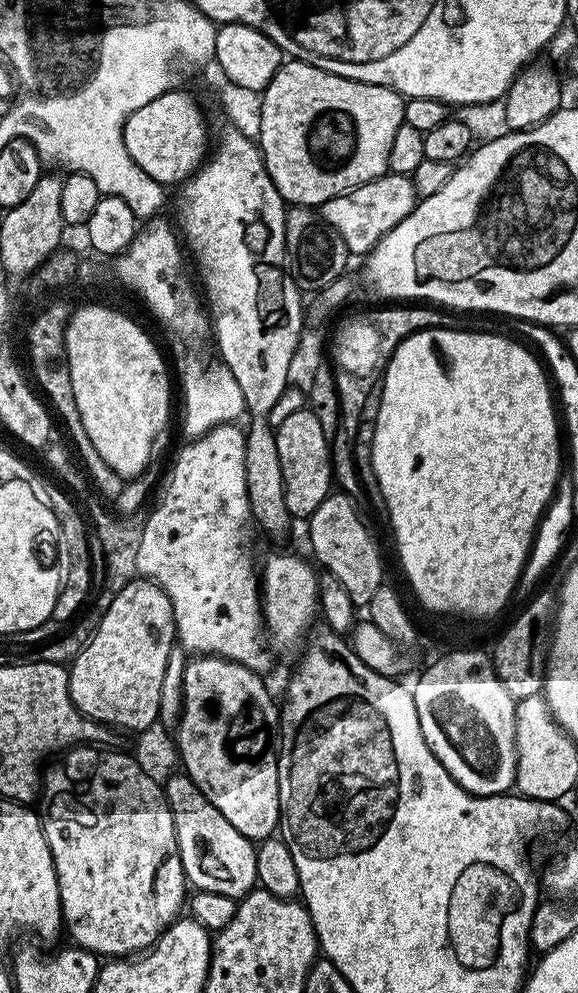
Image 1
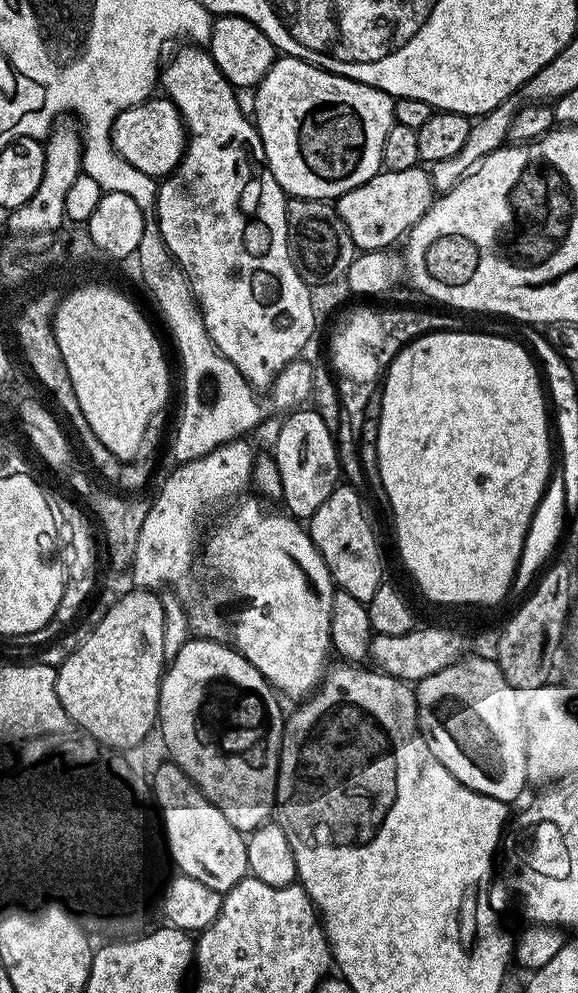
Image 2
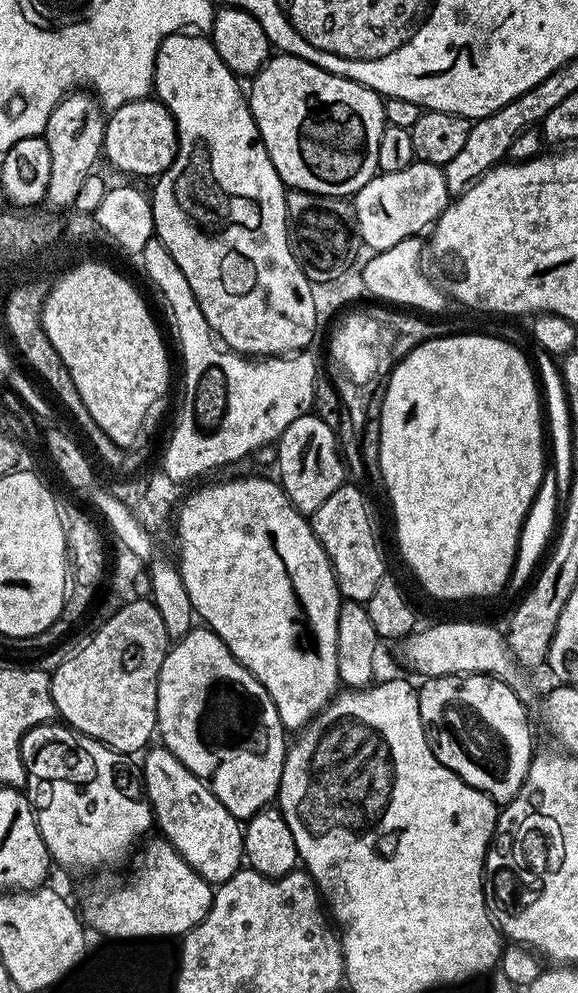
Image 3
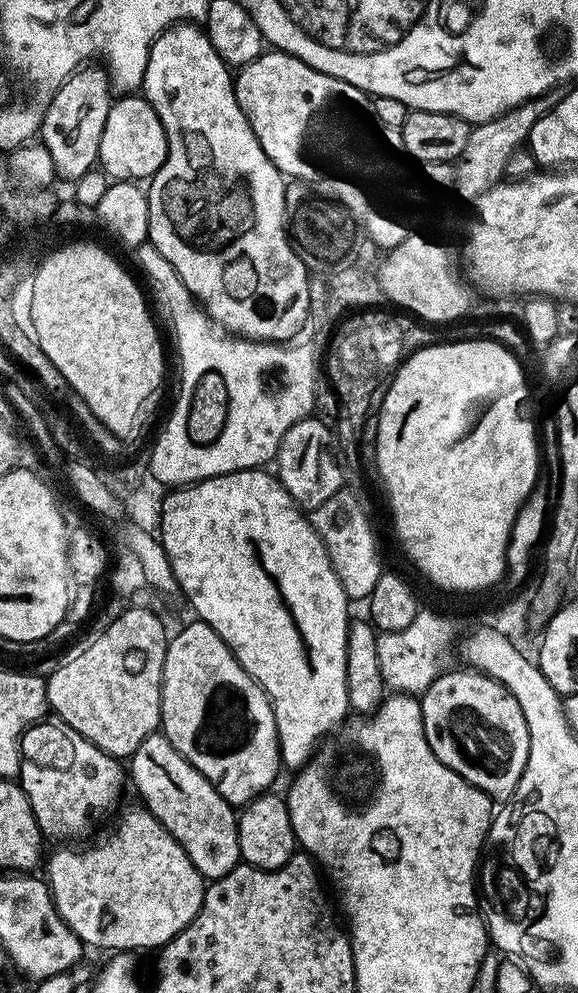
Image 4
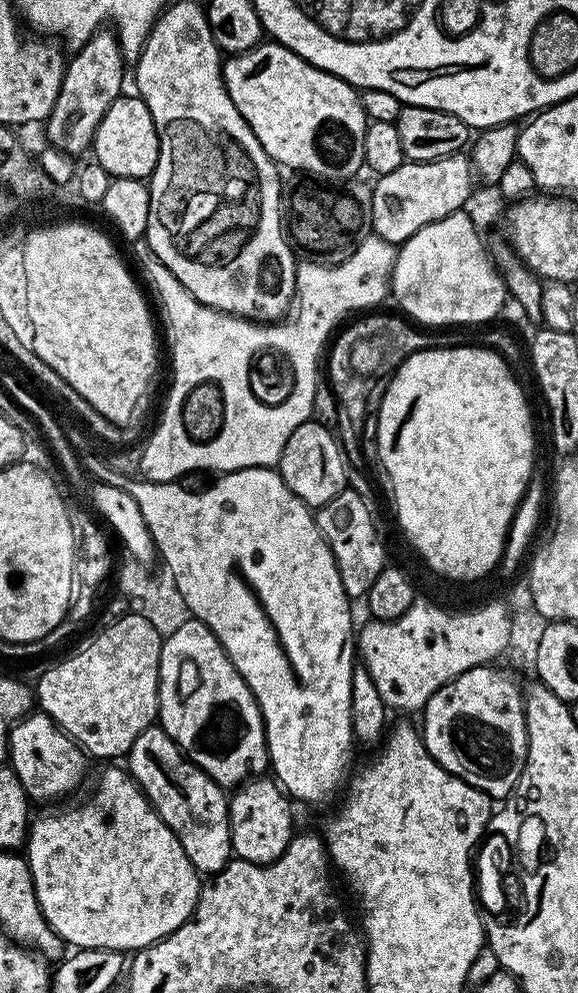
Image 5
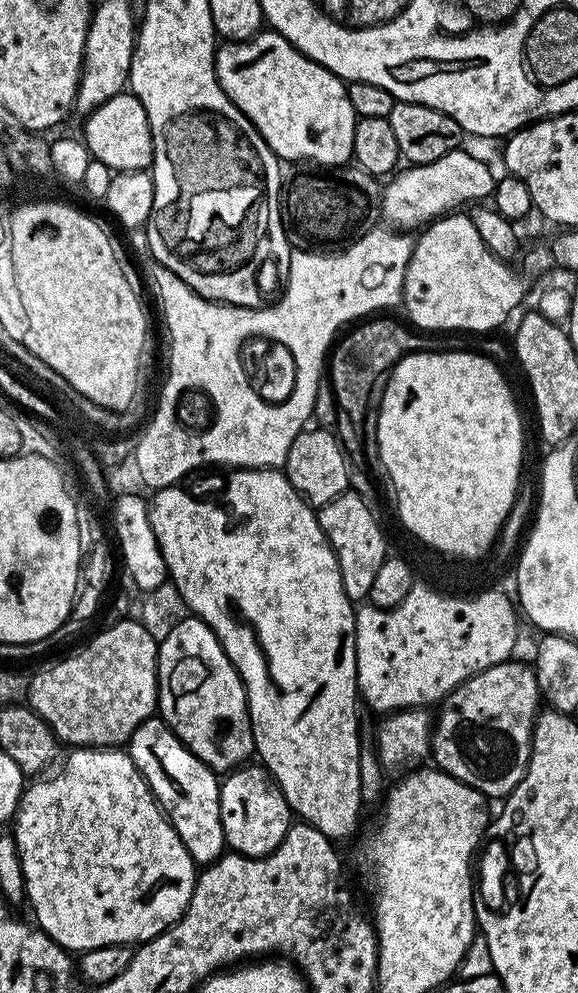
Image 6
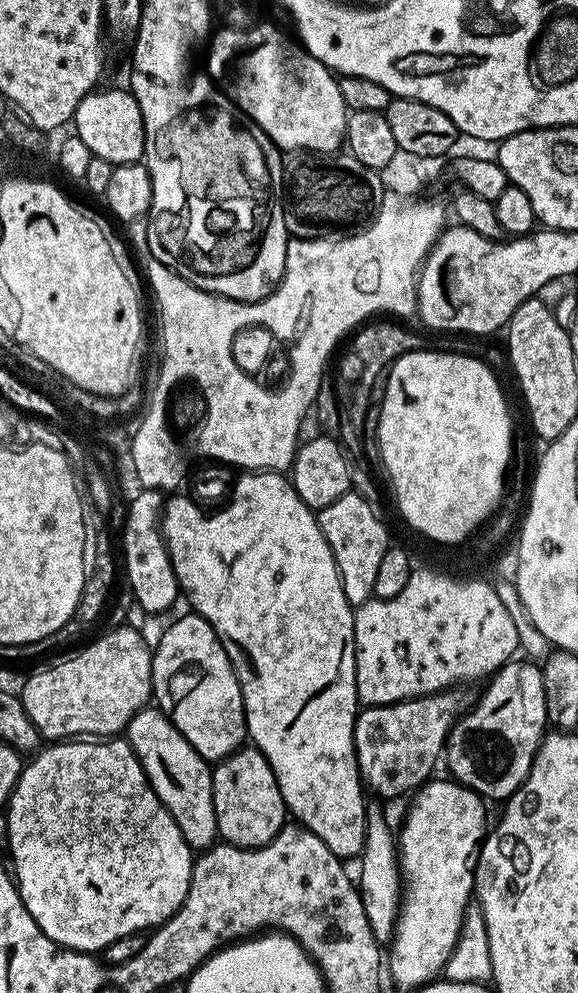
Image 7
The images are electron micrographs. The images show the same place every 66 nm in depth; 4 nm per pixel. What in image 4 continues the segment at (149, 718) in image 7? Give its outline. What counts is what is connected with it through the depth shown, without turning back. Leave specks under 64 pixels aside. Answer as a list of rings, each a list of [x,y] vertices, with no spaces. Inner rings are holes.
[[[159,731],[151,732],[142,742],[142,746],[138,746],[138,750],[134,750],[130,757],[130,784],[131,787],[132,784],[136,787],[137,794],[144,799],[141,800],[143,807],[147,808],[150,814],[154,814],[154,818],[158,818],[158,822],[162,822],[165,830],[179,842],[182,850],[186,850],[190,862],[194,862],[205,881],[211,882],[222,878],[241,863],[236,833],[238,816],[233,805],[225,802],[213,784],[194,765],[186,762],[186,758],[182,758],[182,754],[178,754],[178,750],[174,750],[171,742]]]

